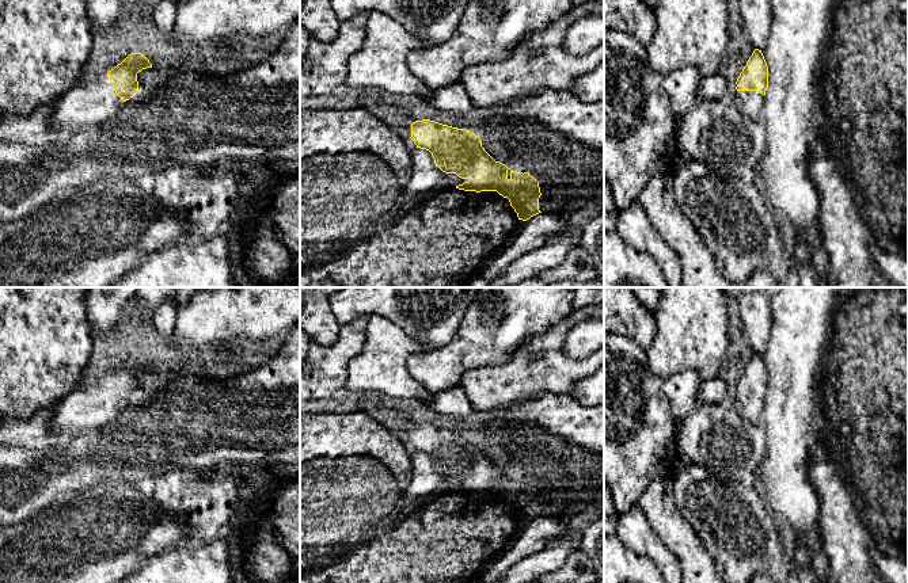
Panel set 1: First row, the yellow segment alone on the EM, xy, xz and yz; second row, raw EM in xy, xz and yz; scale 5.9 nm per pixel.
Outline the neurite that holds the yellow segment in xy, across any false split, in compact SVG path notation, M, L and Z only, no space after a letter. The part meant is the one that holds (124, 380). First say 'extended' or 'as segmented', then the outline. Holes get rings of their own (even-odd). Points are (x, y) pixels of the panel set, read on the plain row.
extended; M130 357L111 374L94 384L79 385L50 409L37 411L29 418L0 419L0 446L45 450L102 428L118 418L122 408L138 396L137 377L147 371L152 371L152 367L144 358Z

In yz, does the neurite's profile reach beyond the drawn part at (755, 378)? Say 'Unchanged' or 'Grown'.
Grown

